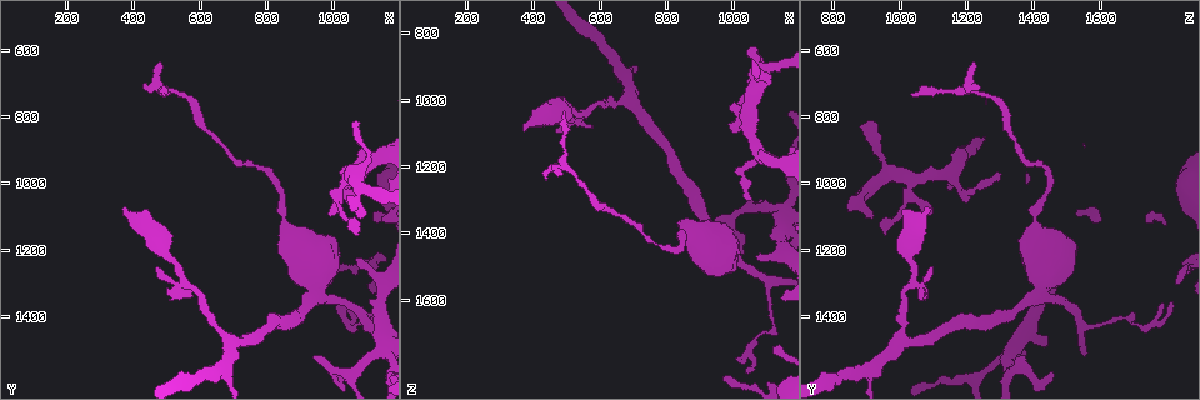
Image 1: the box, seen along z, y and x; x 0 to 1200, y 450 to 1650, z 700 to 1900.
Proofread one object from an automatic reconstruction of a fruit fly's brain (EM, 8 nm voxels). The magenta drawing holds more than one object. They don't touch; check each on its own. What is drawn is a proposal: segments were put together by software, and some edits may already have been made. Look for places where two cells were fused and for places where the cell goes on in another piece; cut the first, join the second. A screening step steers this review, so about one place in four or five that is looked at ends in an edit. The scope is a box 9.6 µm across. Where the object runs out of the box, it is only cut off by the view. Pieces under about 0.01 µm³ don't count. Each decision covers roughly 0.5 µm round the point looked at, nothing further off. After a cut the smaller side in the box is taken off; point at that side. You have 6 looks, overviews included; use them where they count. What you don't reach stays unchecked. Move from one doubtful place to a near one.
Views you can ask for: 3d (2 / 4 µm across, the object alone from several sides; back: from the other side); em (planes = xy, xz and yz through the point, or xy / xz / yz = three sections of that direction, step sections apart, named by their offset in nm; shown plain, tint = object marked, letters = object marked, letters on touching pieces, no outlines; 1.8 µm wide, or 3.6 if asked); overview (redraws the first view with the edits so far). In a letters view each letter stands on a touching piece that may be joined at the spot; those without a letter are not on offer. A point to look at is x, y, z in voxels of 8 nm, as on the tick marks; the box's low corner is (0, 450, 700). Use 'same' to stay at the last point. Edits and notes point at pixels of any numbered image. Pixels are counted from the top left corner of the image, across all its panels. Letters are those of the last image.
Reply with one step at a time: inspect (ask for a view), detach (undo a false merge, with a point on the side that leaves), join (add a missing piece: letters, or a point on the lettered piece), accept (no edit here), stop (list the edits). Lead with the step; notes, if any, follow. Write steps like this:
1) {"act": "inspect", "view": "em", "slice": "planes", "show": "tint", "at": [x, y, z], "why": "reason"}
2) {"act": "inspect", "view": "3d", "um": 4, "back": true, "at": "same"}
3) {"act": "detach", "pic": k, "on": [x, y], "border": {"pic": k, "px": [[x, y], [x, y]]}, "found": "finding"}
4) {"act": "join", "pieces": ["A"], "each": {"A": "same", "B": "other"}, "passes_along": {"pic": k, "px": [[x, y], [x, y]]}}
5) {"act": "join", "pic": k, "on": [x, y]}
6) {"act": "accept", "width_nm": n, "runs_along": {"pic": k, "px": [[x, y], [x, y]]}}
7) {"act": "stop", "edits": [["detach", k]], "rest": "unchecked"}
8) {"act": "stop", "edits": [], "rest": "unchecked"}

{"act": "inspect", "view": "em", "slice": "planes", "show": "tint", "at": [960, 1290, 1830], "why": "thin end"}

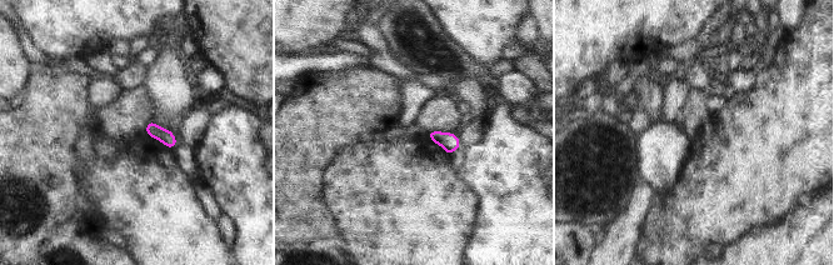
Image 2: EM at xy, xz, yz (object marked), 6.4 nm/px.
{"act": "inspect", "view": "em", "slice": "planes", "show": "letters", "at": "same", "why": "what lies round it"}

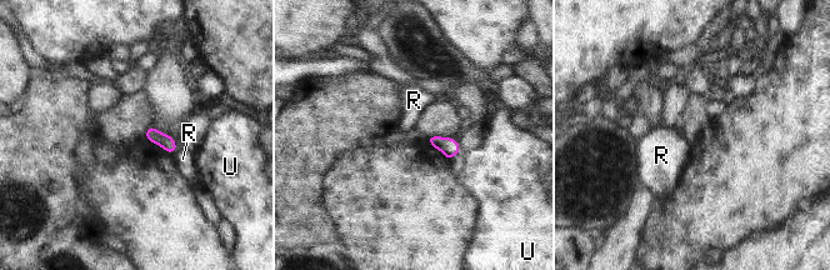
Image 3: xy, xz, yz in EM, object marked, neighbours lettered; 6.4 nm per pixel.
{"act": "accept", "width_nm": 80, "longest_contact_nm": ["R", 70], "each": {"R": "other", "U": "other"}, "found": "no lettered piece goes on from it"}

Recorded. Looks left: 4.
{"act": "inspect", "view": "em", "slice": "xz", "step": 8, "show": "tint", "at": [490, 730, 1200], "why": "thin neck"}

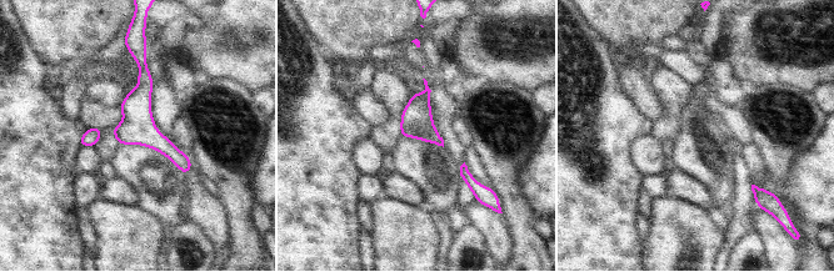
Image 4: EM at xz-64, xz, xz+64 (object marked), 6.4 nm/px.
{"act": "inspect", "view": "em", "slice": "planes", "show": "letters", "at": "same", "why": "another direction"}

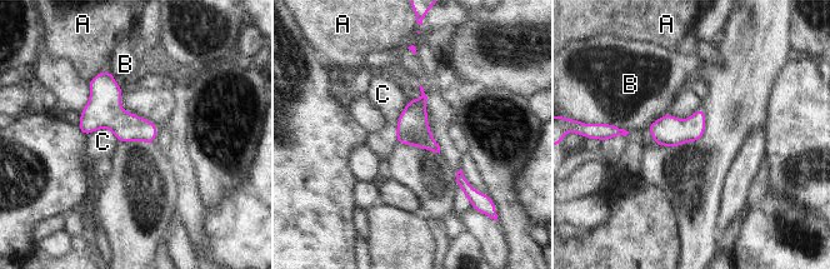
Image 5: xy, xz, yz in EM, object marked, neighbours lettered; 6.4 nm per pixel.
{"act": "accept", "width_nm": 190, "each": {"A": "other", "B": "other", "C": "other"}, "border": {"pic": 5, "px": [[409, 100], [398, 119], [396, 143]]}, "found": "continuous, no second cell"}

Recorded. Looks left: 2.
{"act": "inspect", "view": "em", "slice": "xz", "step": 8, "show": "letters", "at": [1050, 820, 890], "why": "tapers out"}

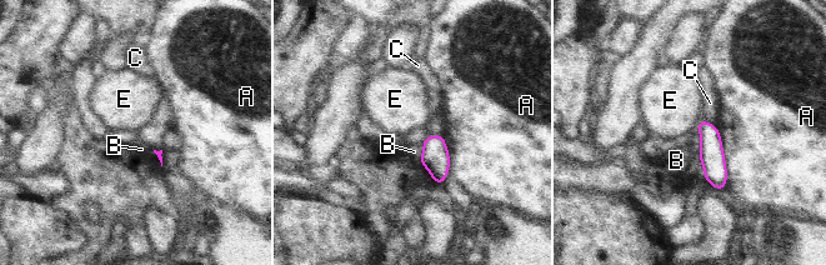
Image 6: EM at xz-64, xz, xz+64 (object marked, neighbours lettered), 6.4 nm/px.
{"act": "accept", "each": {"A": "other", "B": "other", "C": "other", "E": "other"}, "runs_along": {"pic": 6, "px": [[701, 124], [709, 133], [720, 186]]}, "found": "none of them fits"}

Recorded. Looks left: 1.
{"act": "stop", "edits": [], "rest": "unchecked"}

